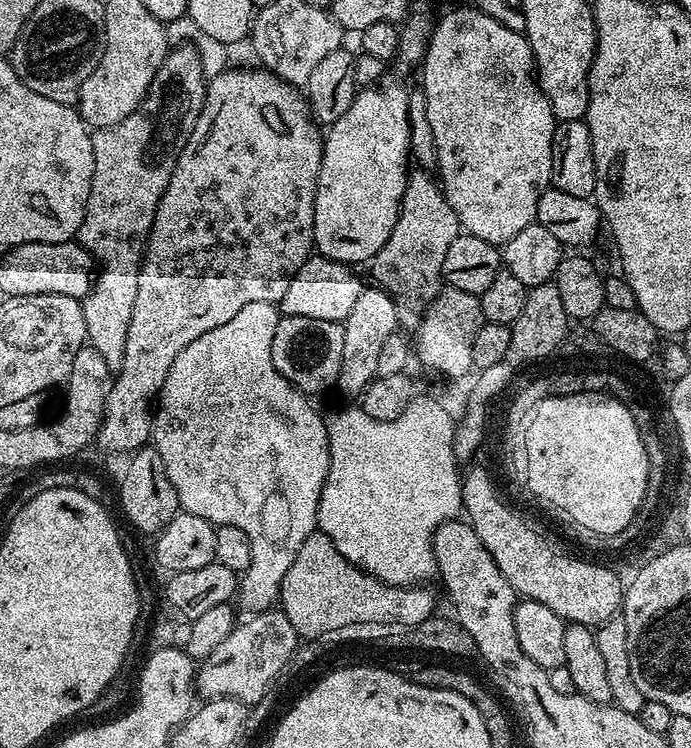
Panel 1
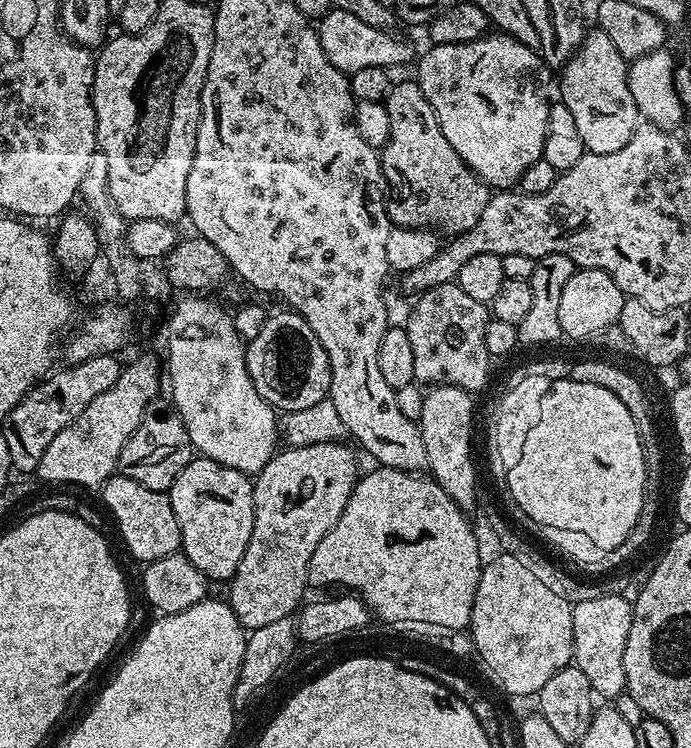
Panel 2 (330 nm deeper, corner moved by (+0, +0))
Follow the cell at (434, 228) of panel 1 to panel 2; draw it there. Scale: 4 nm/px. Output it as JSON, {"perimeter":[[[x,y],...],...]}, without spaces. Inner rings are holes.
{"perimeter":[[[408,78],[401,84],[400,81],[393,83],[384,105],[386,114],[390,114],[390,138],[378,155],[386,185],[388,219],[397,228],[427,228],[437,234],[448,232],[449,237],[470,230],[470,226],[478,222],[478,214],[486,210],[490,189],[462,158],[458,158],[458,150],[446,142],[446,134],[442,134],[442,126],[438,126],[438,118],[430,102],[426,102],[426,94],[422,94],[415,79]]]}

